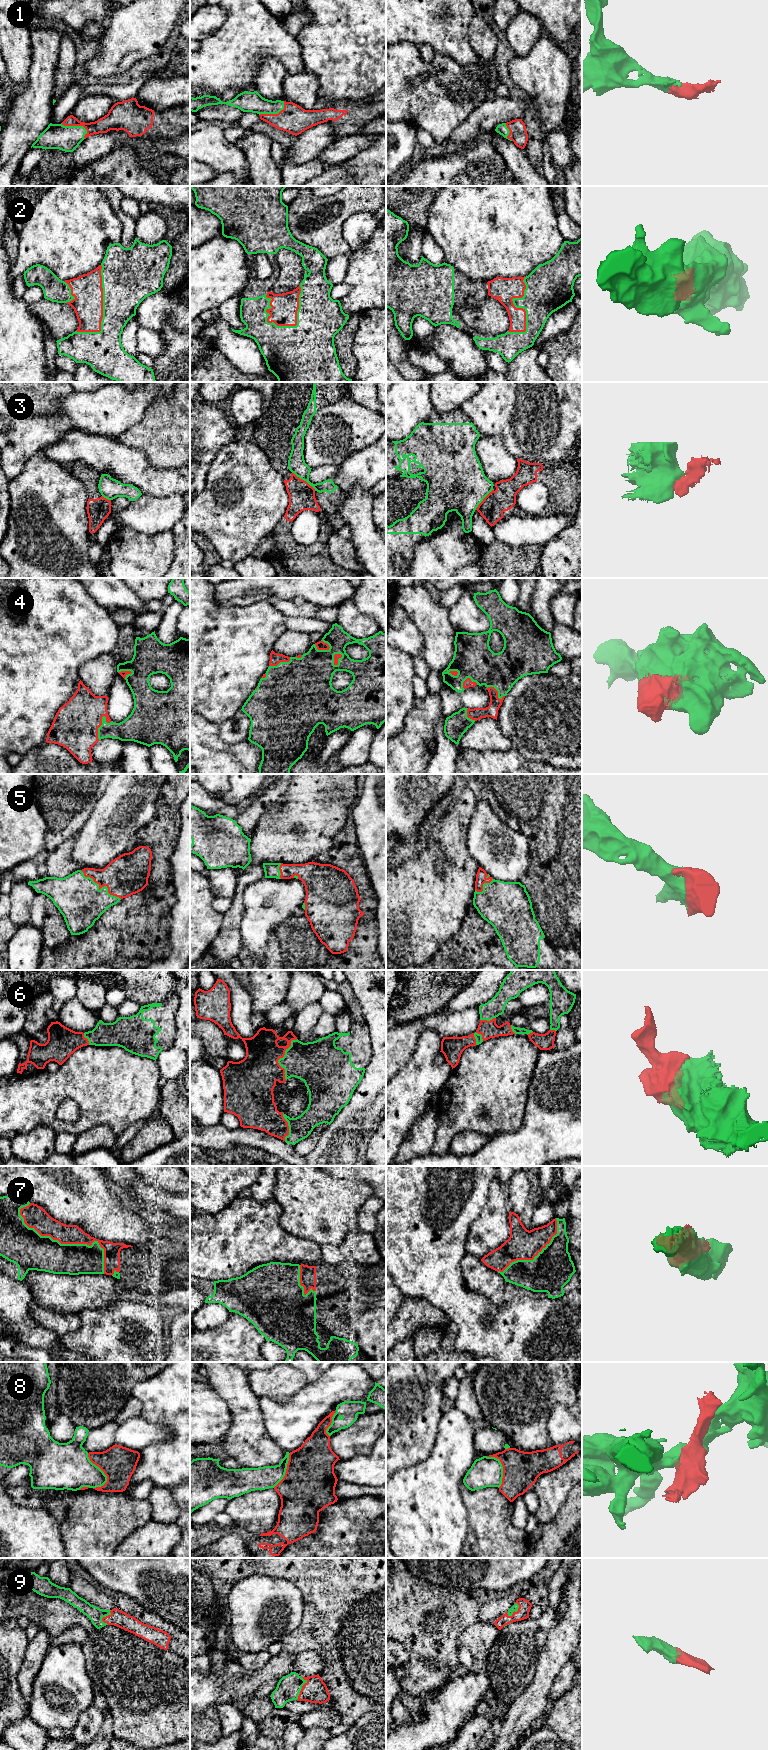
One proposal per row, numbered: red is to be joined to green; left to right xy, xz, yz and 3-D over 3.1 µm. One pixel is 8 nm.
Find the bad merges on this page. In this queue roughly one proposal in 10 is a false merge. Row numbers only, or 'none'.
3, 7, 8

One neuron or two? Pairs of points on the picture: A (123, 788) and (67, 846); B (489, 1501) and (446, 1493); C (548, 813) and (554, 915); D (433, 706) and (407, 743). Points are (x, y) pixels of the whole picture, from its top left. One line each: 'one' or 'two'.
A: two
B: two
C: one
D: one

